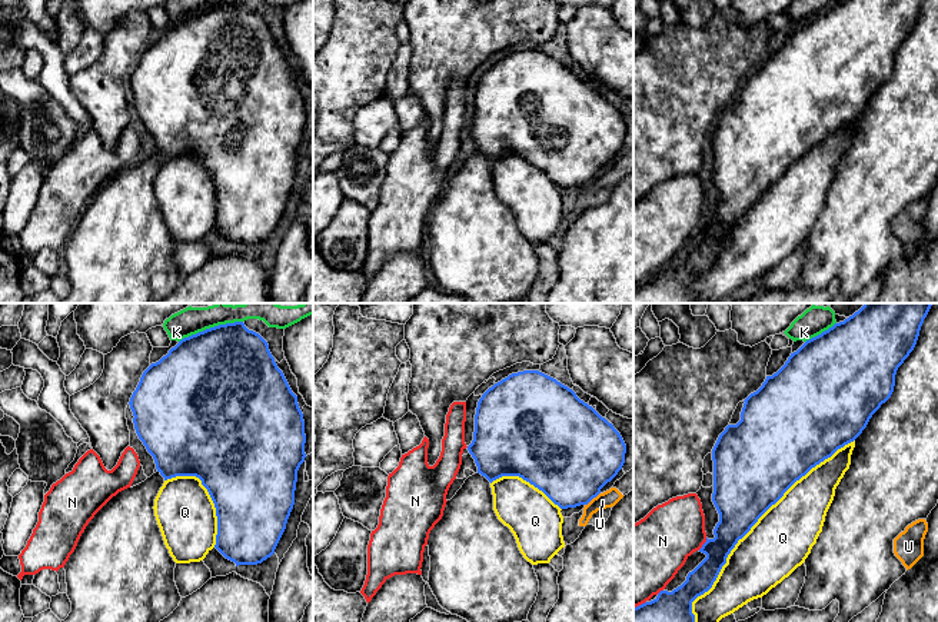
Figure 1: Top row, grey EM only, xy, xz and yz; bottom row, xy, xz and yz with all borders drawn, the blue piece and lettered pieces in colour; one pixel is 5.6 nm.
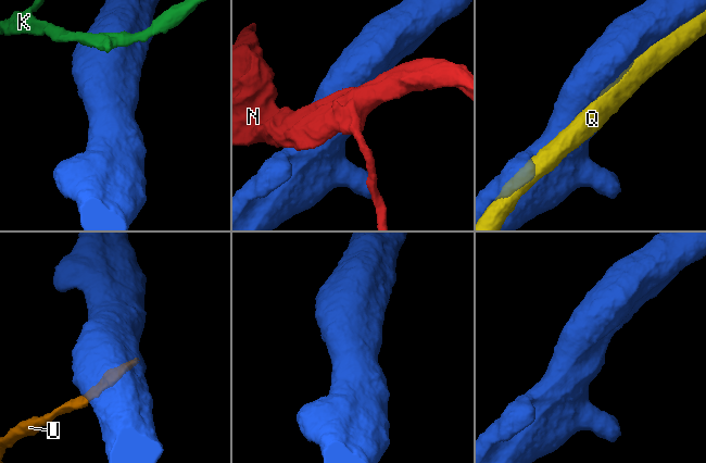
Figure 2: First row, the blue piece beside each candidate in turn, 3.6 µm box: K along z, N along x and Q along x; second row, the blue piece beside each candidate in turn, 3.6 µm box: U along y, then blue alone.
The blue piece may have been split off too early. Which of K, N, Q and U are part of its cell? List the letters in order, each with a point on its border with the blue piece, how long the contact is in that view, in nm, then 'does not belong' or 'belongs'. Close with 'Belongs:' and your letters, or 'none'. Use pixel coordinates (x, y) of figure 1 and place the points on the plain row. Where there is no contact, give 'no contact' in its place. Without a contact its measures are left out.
K: meets blue in xy at (210, 7); contact 380 nm long; does not belong
N: meets blue in yz at (704, 223); contact 90 nm long; does not belong
Q: meets blue in yz at (754, 203); contact 1350 nm long; belongs
U: meets blue in xz at (592, 178); contact 120 nm long; does not belong
Belongs: Q

